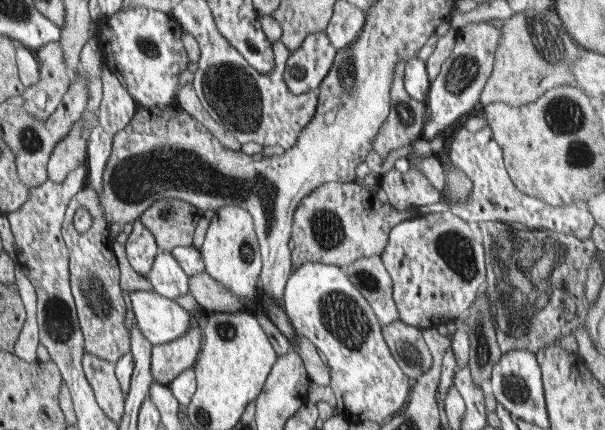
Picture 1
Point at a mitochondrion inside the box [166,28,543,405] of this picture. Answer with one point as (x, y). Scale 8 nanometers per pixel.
(231, 94)

